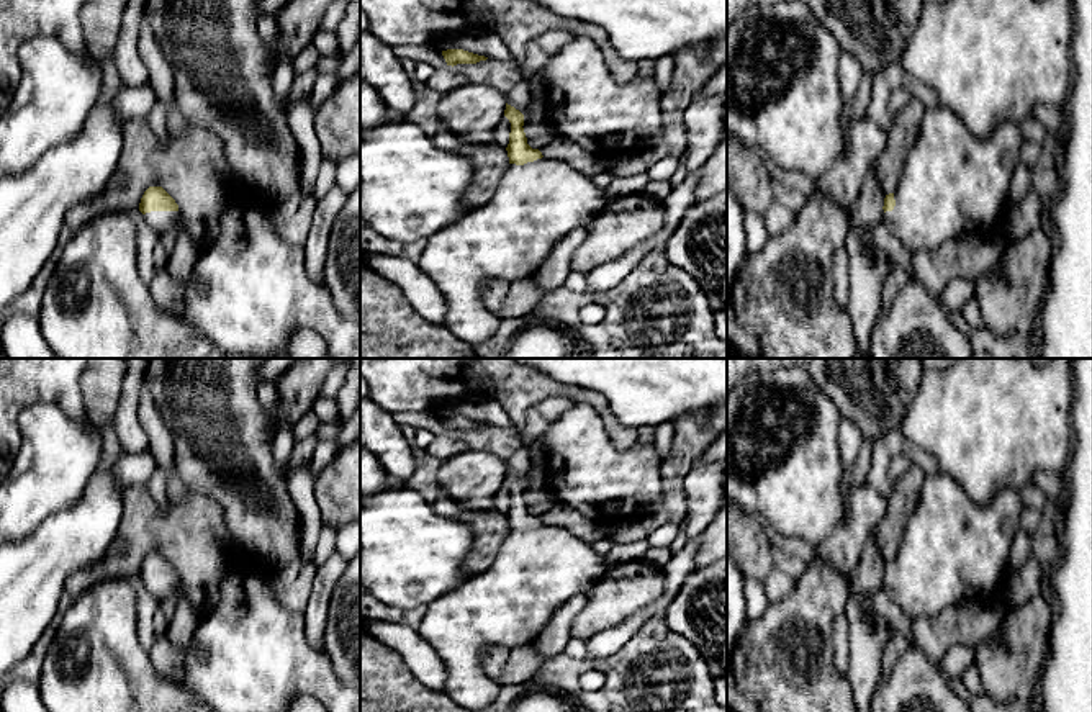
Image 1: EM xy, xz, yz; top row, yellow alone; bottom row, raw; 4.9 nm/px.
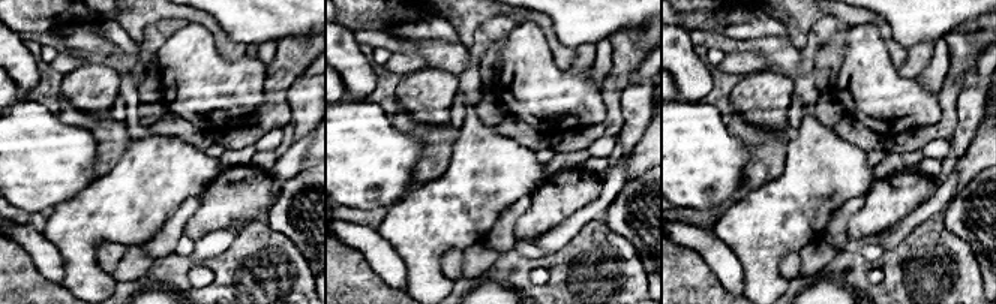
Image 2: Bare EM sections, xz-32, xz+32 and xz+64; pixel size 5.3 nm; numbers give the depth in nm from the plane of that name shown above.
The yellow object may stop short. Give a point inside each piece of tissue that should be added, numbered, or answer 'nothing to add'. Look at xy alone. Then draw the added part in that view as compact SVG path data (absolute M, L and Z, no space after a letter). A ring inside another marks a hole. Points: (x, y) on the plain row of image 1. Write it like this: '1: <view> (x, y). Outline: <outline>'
1: xy (161, 588). Outline: M151 578L146 579L146 589L162 602L165 597L177 596L178 578Z

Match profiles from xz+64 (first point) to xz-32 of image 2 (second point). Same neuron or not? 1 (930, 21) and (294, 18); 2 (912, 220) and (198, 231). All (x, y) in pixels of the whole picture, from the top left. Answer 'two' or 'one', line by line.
1: one
2: two

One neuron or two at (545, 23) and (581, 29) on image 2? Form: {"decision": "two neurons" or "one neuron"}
{"decision": "two neurons"}

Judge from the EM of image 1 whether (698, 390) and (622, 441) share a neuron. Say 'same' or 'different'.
different

